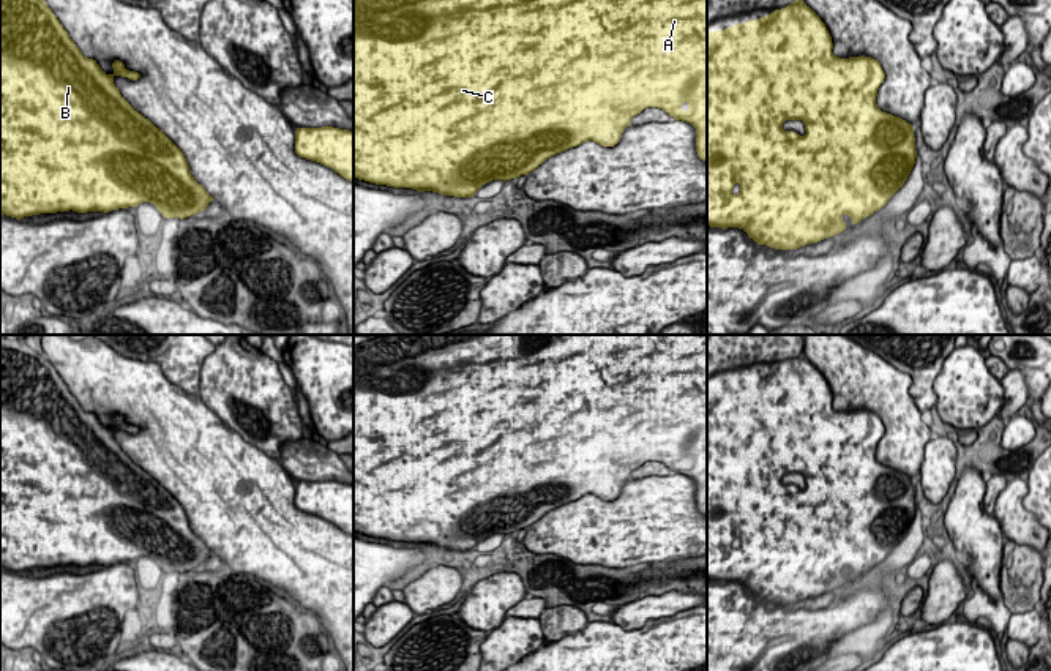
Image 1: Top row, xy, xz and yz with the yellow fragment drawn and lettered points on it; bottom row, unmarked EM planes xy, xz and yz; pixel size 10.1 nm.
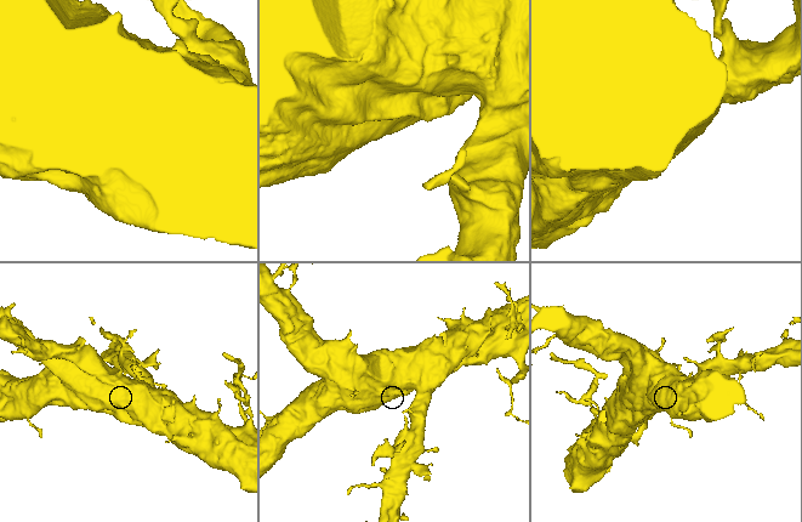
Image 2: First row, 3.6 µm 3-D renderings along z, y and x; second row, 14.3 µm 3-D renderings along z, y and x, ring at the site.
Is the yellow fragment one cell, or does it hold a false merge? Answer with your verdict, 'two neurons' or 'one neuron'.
one neuron

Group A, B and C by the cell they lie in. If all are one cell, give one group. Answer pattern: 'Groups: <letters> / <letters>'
Groups: A B C

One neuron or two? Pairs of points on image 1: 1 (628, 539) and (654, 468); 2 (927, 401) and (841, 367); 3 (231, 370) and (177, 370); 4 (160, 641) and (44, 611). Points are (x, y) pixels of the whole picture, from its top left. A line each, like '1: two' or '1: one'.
1: two
2: two
3: two
4: two

